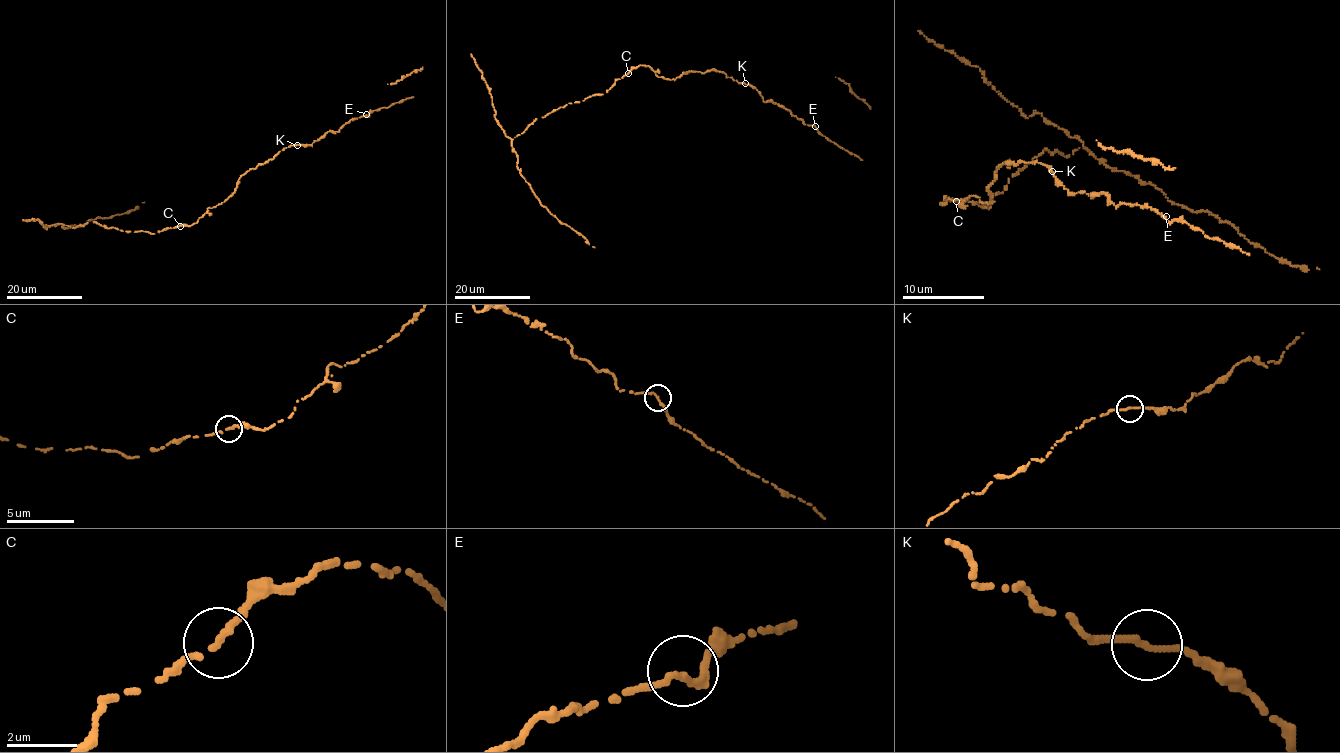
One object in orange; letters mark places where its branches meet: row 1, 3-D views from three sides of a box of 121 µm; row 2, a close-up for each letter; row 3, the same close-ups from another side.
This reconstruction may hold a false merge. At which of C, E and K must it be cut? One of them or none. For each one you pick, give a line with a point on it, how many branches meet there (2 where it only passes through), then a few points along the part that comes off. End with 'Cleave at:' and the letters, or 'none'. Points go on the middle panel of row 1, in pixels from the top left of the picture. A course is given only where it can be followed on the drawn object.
Cleave at: none

